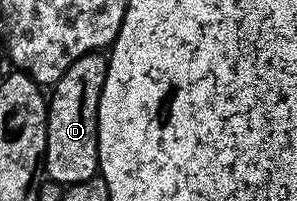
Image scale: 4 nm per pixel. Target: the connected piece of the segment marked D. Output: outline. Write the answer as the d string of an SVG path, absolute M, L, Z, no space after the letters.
M103 51L87 52L85 56L78 58L69 66L66 74L62 74L62 78L51 89L43 171L47 179L53 180L58 185L81 184L97 175L100 167L98 162L98 102L102 98L102 86L106 82L107 69L108 57Z

